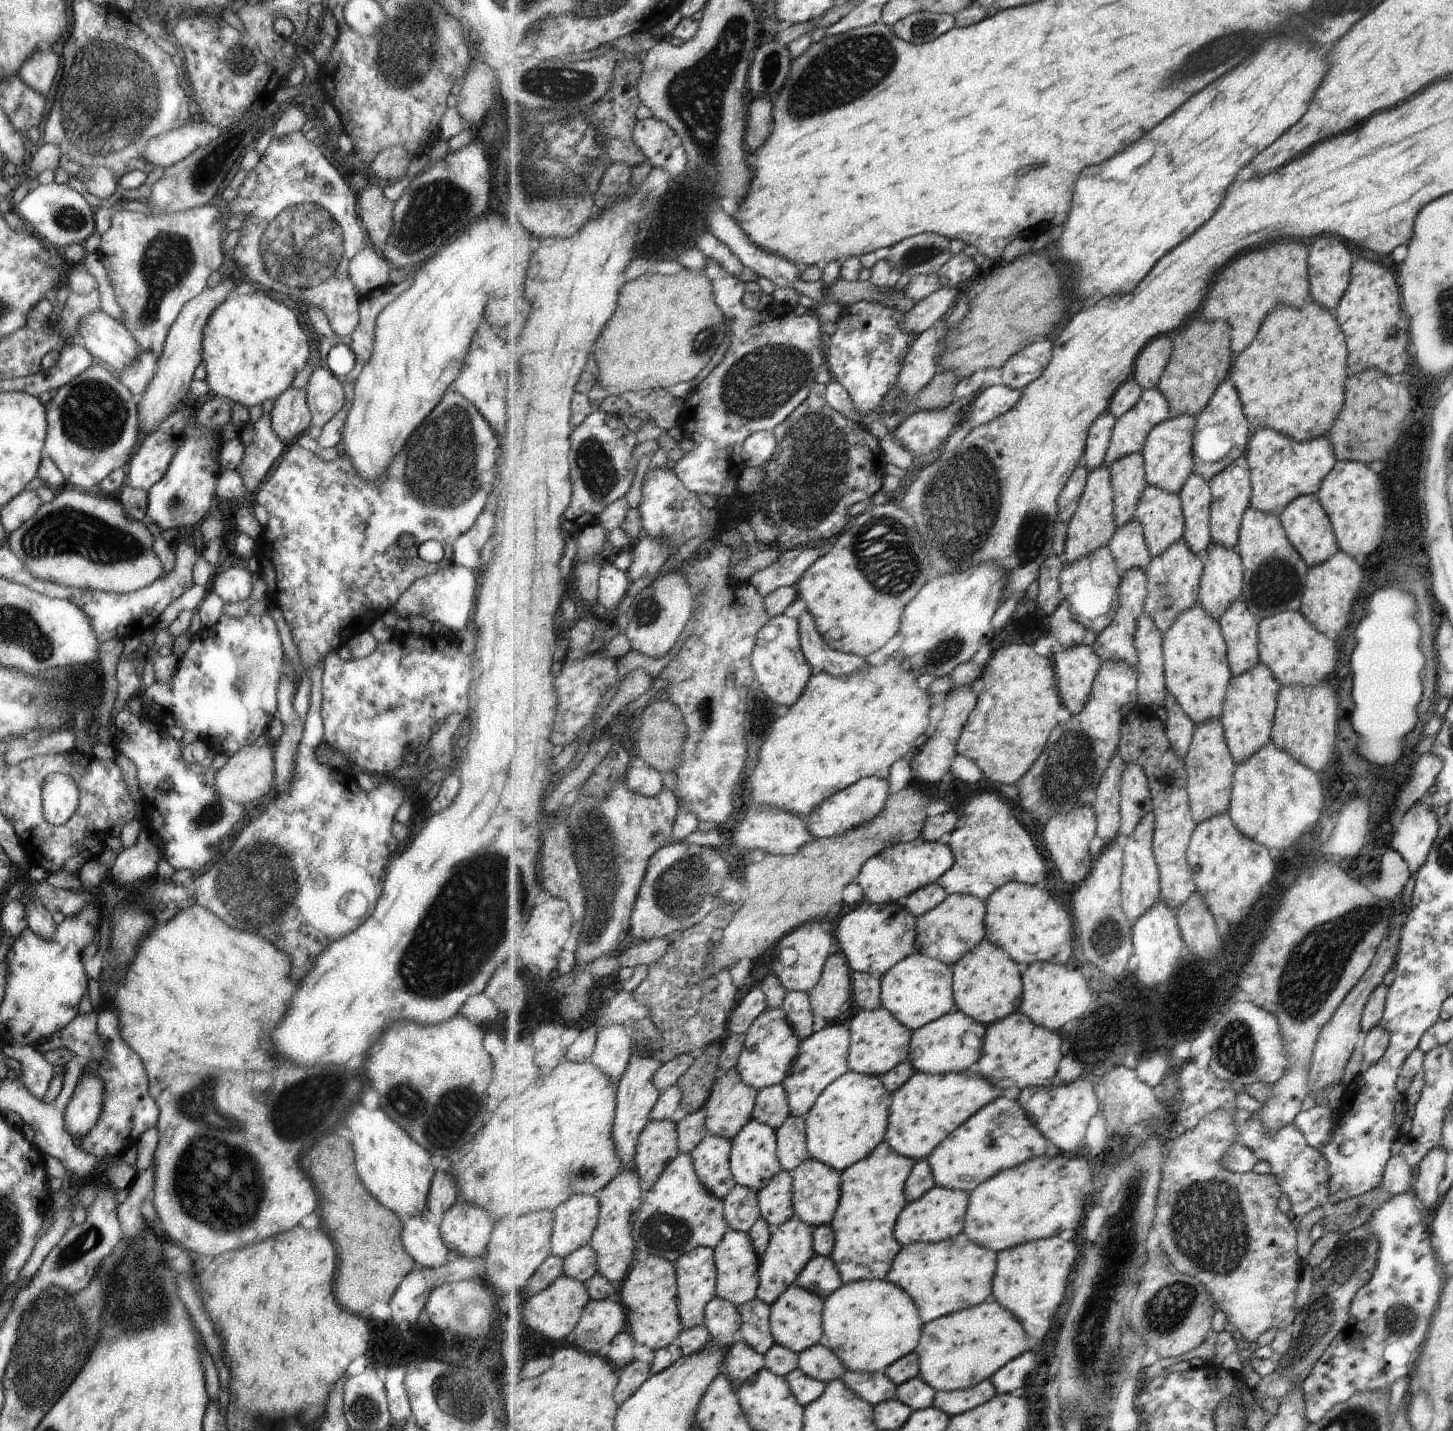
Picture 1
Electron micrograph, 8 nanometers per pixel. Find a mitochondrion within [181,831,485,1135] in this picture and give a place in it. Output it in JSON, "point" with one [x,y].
{"point":[258,890]}

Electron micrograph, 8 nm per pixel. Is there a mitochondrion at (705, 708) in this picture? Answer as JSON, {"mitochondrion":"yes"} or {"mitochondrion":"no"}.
{"mitochondrion":"yes"}

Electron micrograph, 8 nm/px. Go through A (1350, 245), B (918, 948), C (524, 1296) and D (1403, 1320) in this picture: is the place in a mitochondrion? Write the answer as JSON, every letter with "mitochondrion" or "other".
{"A":"other","B":"other","C":"other","D":"mitochondrion"}

